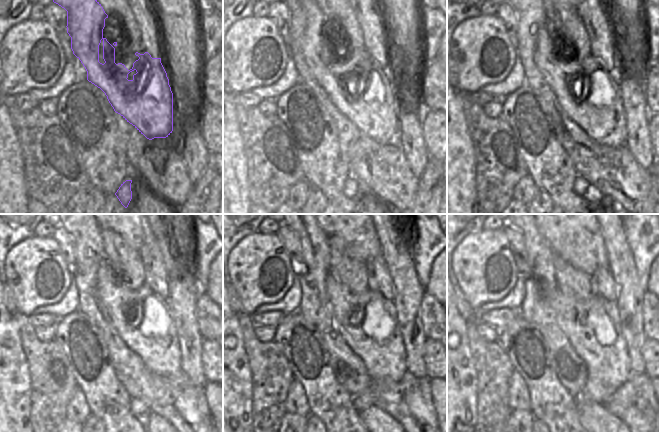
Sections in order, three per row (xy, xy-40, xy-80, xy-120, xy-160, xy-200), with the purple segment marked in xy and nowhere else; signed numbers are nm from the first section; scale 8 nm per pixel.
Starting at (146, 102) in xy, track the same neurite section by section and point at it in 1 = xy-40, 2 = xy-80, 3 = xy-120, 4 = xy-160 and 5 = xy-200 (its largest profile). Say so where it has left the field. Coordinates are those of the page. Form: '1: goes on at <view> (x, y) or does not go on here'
1: goes on at xy-40 (366, 94)
2: goes on at xy-80 (590, 95)
3: goes on at xy-120 (143, 319)
4: goes on at xy-160 (367, 322)
5: goes on at xy-200 (592, 325)

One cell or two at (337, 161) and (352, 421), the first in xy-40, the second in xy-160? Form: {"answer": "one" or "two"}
{"answer": "one"}

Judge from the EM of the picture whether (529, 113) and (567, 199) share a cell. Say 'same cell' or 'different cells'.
same cell

